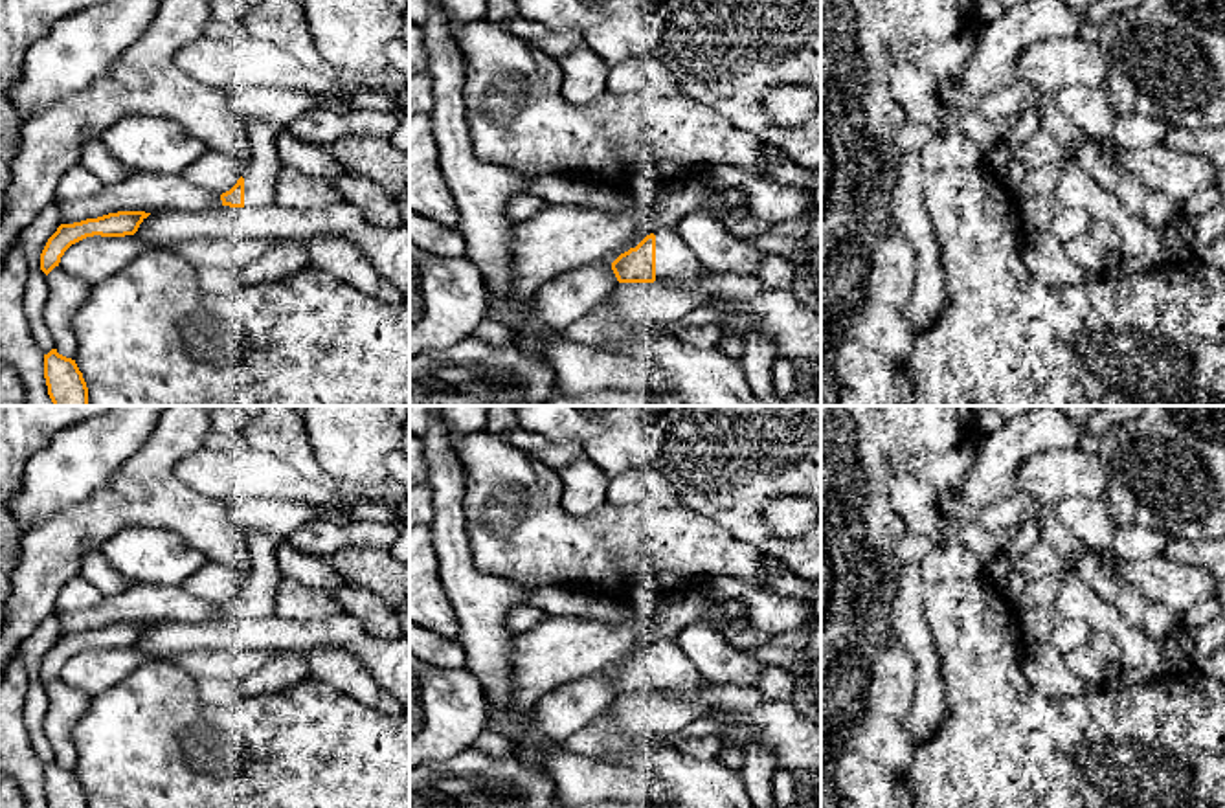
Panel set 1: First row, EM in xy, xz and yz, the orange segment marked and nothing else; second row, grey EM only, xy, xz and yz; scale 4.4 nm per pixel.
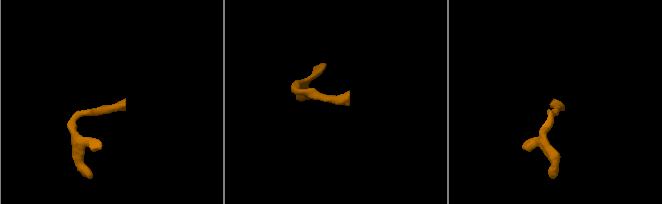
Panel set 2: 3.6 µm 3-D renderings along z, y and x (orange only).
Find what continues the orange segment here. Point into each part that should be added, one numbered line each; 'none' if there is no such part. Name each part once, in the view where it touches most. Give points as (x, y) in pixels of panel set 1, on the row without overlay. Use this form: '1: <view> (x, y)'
1: xz (674, 674)

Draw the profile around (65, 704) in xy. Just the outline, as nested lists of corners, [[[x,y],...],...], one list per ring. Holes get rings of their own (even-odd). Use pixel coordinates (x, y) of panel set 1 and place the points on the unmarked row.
[[[55,678],[48,685],[48,727],[75,725],[83,711],[84,698],[70,689],[61,678]]]

